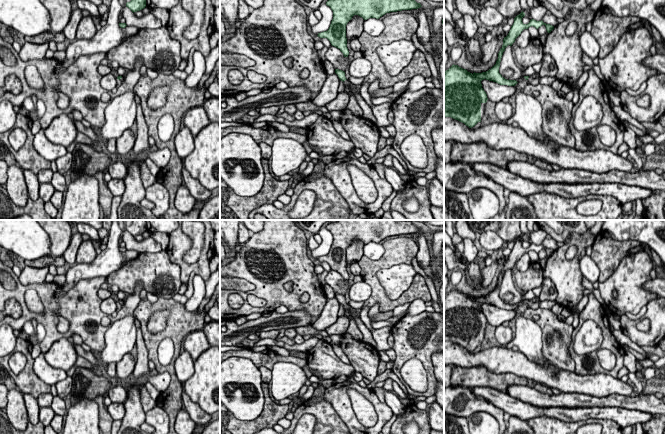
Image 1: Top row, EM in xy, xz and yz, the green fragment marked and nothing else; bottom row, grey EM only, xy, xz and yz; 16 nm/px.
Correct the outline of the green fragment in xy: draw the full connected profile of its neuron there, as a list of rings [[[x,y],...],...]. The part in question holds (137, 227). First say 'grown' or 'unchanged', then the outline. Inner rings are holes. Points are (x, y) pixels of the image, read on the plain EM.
unchanged; [[[132,220],[132,224],[126,227],[133,237],[140,235],[146,231],[146,221],[145,220]]]

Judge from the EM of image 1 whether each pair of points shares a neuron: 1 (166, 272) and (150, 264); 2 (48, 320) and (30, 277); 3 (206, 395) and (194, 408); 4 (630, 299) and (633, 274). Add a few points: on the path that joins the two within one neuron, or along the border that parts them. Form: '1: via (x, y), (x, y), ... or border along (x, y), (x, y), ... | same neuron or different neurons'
1: via (162, 272), (158, 272), (154, 268) | same neuron
2: border along (18, 277), (24, 285), (41, 283), (44, 280) | different neurons
3: border along (184, 390), (194, 402), (209, 414) | different neurons
4: via (630, 293), (630, 280) | same neuron

